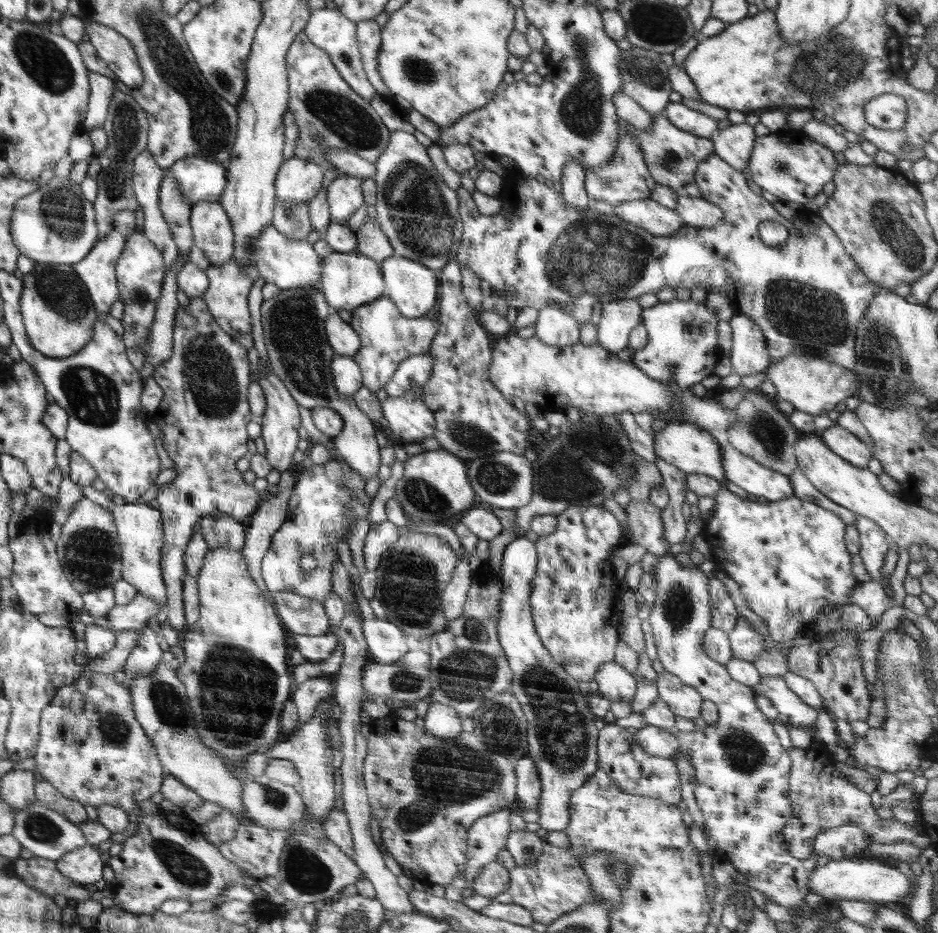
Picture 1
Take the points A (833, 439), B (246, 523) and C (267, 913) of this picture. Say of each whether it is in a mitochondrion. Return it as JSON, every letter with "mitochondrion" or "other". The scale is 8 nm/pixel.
{"A":"other","B":"other","C":"other"}

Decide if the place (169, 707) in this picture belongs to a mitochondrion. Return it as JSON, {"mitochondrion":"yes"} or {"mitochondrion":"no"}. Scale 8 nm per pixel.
{"mitochondrion":"yes"}

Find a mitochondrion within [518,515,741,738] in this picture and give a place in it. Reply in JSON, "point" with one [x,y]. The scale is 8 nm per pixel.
{"point":[679,604]}

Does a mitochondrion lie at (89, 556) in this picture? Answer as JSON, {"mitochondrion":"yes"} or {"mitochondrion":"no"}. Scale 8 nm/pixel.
{"mitochondrion":"yes"}

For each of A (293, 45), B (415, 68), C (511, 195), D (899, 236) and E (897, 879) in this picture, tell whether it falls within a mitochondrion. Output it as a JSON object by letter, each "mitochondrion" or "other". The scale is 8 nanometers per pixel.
{"A":"other","B":"mitochondrion","C":"other","D":"mitochondrion","E":"other"}

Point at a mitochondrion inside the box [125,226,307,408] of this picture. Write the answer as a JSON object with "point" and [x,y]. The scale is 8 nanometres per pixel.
{"point":[139,296]}

